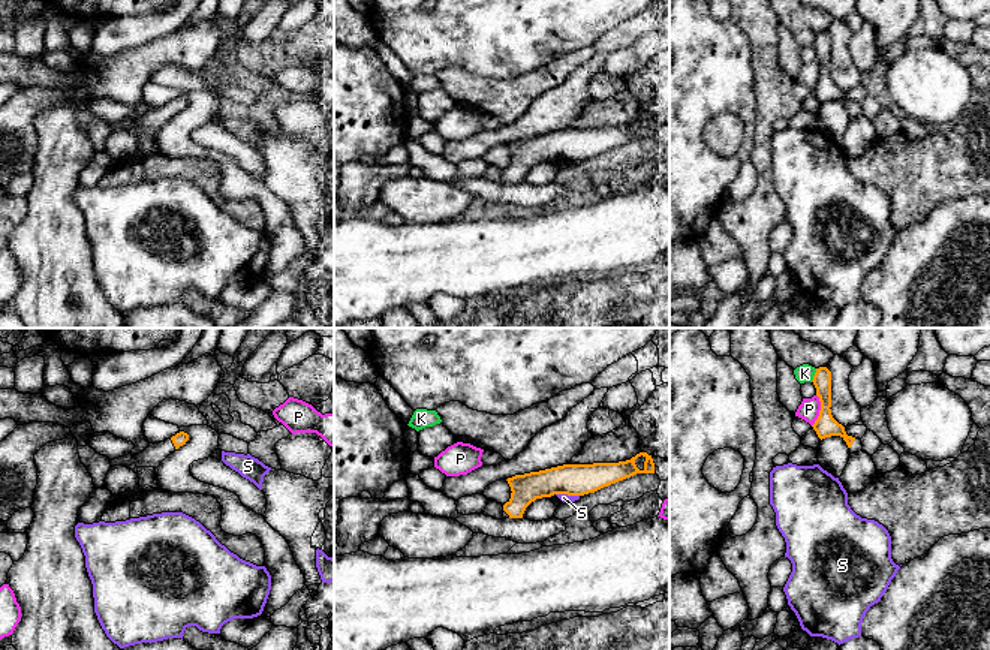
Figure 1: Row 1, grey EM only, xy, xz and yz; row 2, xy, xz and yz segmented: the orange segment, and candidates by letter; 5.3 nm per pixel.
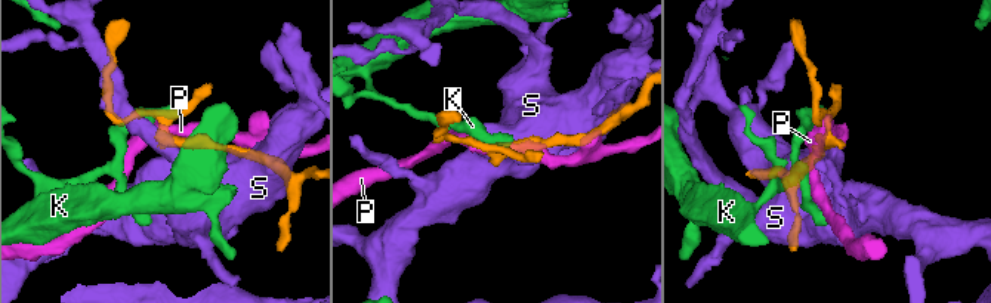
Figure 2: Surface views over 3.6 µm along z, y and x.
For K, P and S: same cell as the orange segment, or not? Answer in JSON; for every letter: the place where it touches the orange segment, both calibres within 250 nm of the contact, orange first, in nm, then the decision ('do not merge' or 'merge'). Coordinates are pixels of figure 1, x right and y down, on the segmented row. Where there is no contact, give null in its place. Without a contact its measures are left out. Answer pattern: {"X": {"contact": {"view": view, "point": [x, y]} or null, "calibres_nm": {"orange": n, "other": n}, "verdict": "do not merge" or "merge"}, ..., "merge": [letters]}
{"K": {"contact": {"view": "yz", "point": [815, 375]}, "calibres_nm": {"orange": 100, "other": 100}, "verdict": "do not merge"}, "P": {"contact": {"view": "yz", "point": [820, 411]}, "calibres_nm": {"orange": 120, "other": 110}, "verdict": "do not merge"}, "S": {"contact": {"view": "xz", "point": [568, 494]}, "calibres_nm": {"orange": 180, "other": 50}, "verdict": "do not merge"}, "merge": []}

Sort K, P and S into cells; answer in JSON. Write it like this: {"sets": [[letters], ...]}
{"sets": [["K"], ["P"], ["S"]]}

